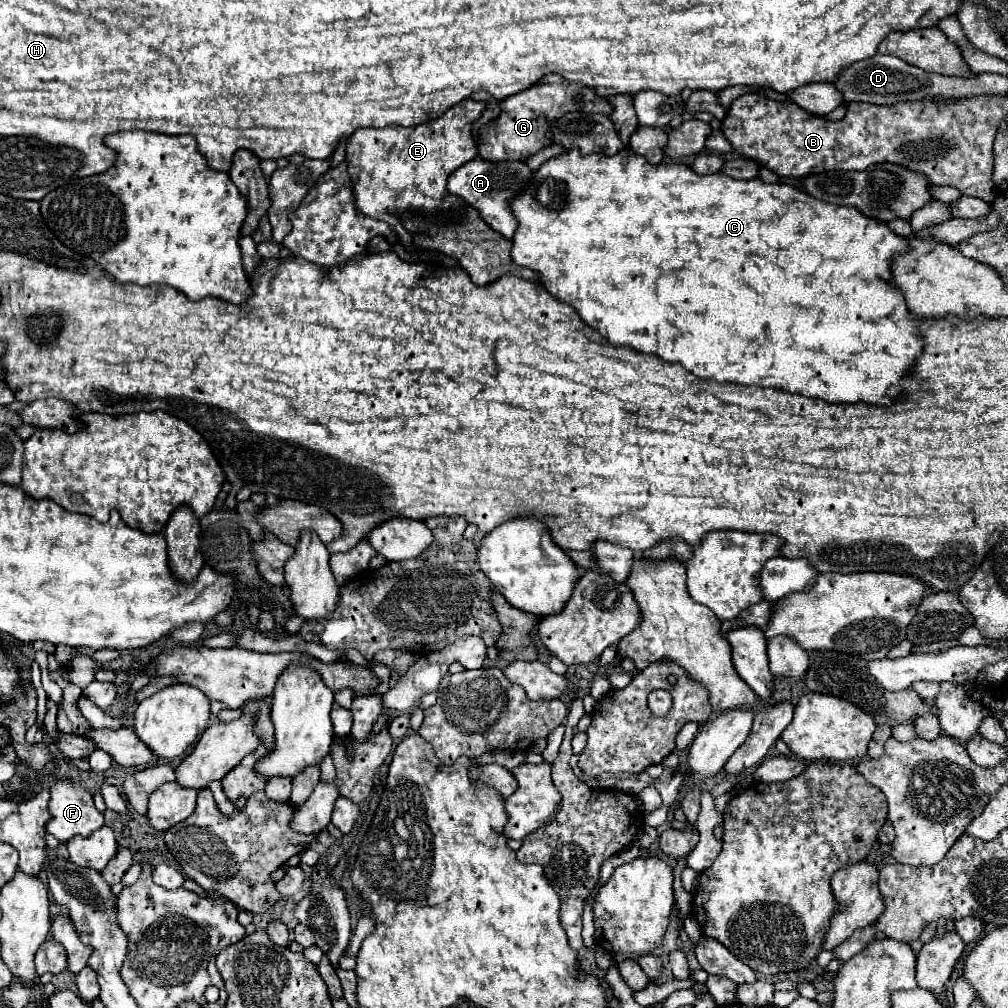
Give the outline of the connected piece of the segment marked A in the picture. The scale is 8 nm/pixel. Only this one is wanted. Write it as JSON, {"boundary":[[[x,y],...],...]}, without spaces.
{"boundary":[[[476,158],[452,172],[447,181],[447,189],[450,194],[462,198],[466,204],[476,208],[484,222],[490,224],[490,228],[506,238],[512,238],[518,222],[510,210],[510,200],[528,186],[530,178],[532,170],[524,162],[488,162]]]}

